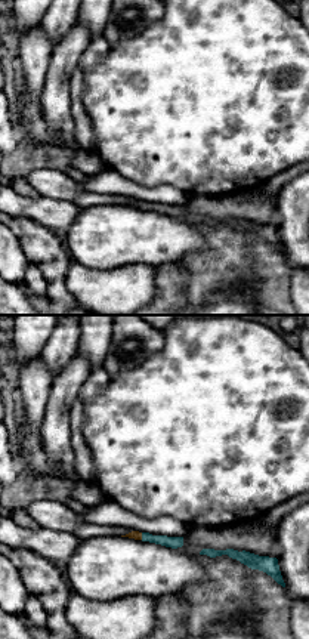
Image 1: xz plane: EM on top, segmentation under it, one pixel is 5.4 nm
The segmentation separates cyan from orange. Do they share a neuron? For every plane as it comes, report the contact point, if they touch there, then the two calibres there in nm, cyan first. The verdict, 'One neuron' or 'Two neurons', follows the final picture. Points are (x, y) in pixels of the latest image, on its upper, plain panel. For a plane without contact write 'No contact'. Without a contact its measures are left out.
Touches cyan at (142, 204). Thickness 60 nm (cyan) against 50 nm

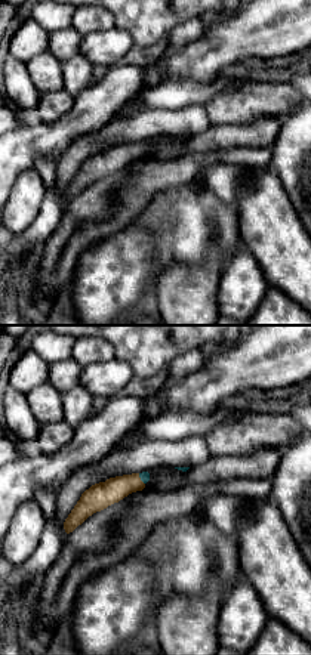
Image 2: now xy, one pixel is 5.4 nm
Touches cyan at (141, 148). Thickness 50 nm (cyan) against 140 nm

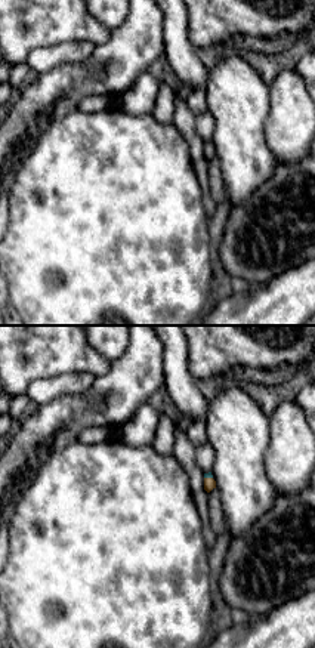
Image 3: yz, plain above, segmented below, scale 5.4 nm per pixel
Touches cyan at (209, 145). Thickness 30 nm (cyan) against 60 nm

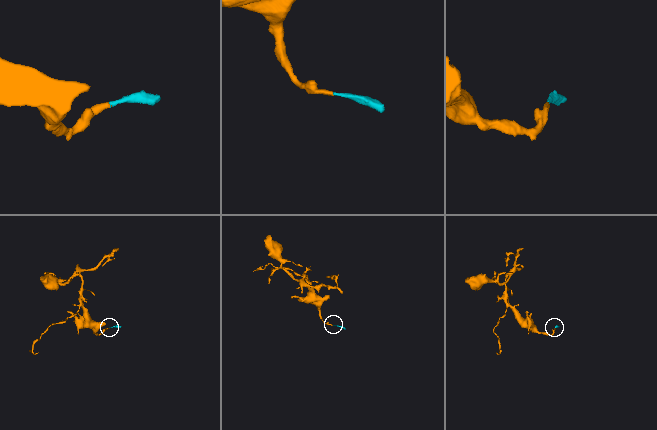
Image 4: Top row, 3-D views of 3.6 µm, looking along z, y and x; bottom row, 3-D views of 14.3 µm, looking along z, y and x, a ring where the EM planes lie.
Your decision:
One neuron

